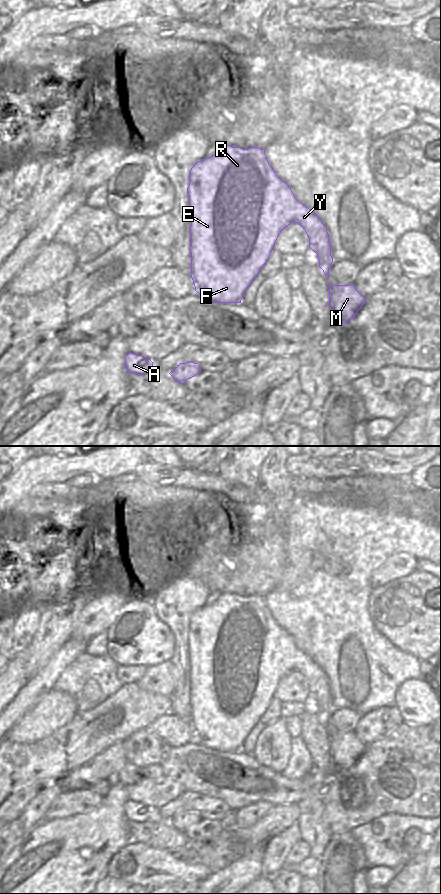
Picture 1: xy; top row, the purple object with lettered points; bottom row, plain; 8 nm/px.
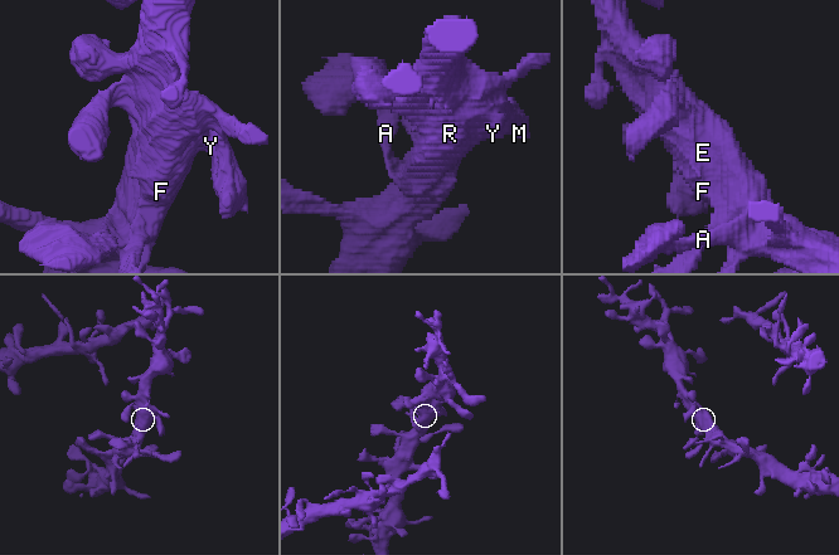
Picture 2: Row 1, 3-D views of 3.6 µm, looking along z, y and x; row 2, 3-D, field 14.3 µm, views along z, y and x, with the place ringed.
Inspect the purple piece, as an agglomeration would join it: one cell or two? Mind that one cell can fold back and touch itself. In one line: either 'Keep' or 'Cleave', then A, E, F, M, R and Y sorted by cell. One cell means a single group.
Keep. Groups: A E F M R Y.

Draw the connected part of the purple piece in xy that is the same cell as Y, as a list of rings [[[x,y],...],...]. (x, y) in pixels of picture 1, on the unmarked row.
[[[223,593],[214,603],[193,613],[189,620],[189,662],[191,664],[191,726],[195,739],[216,751],[241,751],[245,738],[267,710],[279,682],[290,672],[298,671],[309,686],[309,695],[317,702],[319,715],[329,726],[333,710],[327,676],[321,667],[300,651],[289,633],[280,627],[267,608],[265,597],[242,597]]]

